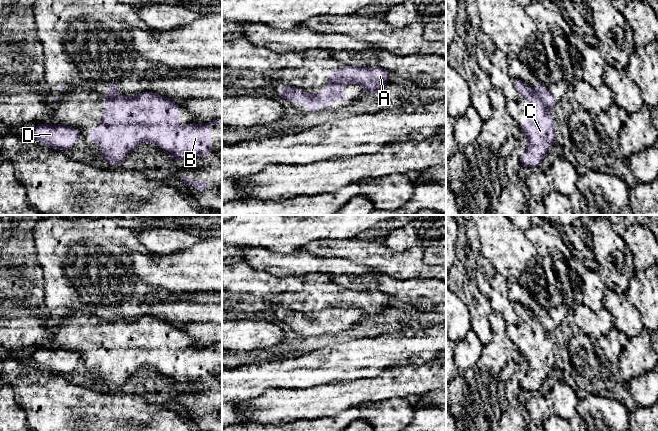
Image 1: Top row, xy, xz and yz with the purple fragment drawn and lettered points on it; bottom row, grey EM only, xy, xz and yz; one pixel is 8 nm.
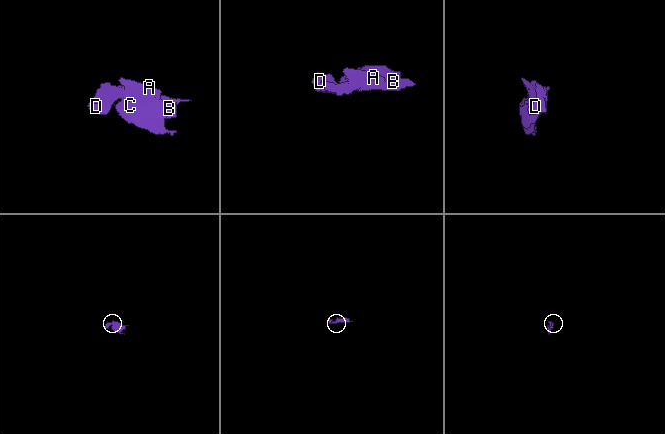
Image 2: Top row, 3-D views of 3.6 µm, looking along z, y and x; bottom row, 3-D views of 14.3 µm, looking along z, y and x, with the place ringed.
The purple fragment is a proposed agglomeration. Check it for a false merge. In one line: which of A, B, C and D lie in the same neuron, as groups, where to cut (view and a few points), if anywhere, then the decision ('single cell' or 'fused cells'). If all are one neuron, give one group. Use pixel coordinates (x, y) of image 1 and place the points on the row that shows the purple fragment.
A B C / D | yz (537, 94), (548, 108) | fused cells

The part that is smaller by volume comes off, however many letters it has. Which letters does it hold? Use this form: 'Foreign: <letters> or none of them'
Foreign: D

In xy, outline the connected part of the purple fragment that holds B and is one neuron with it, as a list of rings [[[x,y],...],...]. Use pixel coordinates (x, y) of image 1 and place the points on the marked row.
[[[145,91],[133,97],[119,96],[107,99],[103,108],[102,122],[97,129],[88,131],[91,143],[100,146],[101,158],[110,166],[116,167],[139,145],[148,142],[155,144],[173,158],[173,162],[184,162],[187,157],[211,155],[211,126],[222,125],[222,118],[203,125],[179,125],[180,105],[170,98]]]

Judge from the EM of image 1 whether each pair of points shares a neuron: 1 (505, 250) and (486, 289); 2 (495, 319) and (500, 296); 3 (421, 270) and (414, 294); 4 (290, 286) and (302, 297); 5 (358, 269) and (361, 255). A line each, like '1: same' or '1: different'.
1: different
2: different
3: different
4: different
5: different

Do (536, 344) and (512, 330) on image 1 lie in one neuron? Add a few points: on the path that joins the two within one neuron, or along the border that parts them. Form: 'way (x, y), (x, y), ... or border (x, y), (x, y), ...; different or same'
way (530, 338), (524, 332), (518, 332); same

